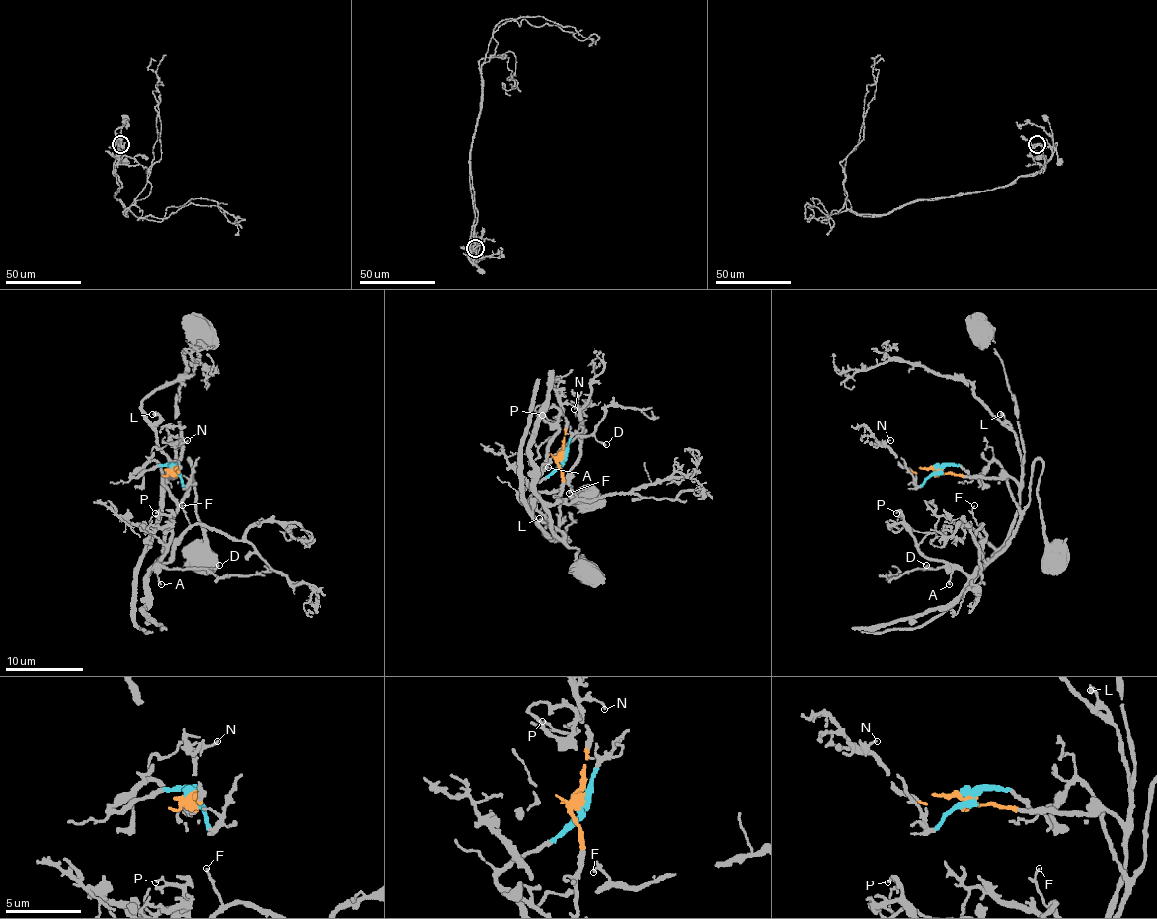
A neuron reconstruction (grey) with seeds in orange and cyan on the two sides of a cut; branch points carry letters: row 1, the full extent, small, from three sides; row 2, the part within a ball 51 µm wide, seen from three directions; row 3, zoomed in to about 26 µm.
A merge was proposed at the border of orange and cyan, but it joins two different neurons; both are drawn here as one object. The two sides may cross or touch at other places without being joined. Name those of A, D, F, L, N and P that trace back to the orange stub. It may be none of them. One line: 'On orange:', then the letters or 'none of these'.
On orange: L, N

